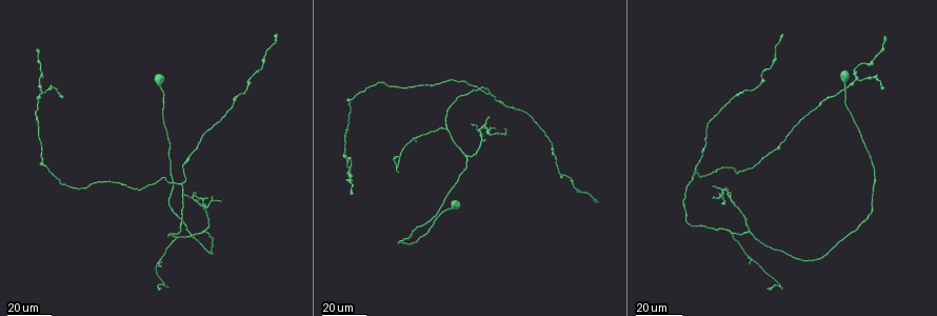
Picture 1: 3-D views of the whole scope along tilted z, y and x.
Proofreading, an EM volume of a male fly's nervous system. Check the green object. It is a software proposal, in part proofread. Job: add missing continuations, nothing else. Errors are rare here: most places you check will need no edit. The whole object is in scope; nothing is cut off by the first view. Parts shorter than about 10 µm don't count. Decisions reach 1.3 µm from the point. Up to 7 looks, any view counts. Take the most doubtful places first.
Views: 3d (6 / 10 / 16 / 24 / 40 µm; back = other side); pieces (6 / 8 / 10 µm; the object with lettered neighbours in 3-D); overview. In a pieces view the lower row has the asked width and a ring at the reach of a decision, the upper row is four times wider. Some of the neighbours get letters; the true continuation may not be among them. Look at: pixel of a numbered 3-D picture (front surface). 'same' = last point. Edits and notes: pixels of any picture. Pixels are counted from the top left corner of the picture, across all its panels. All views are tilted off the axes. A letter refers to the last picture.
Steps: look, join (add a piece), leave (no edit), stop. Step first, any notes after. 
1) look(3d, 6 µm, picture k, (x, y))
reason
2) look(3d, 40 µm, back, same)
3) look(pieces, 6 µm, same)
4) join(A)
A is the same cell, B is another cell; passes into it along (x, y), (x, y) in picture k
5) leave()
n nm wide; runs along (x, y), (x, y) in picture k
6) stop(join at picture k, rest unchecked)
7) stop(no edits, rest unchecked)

look(3d, 24 µm, picture 1, (277, 35))
end of a long branch

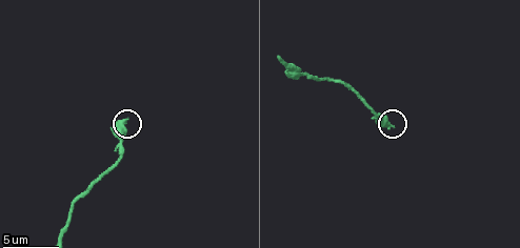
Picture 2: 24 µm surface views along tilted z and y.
look(pieces, 8 µm, picture 2, (122, 119))

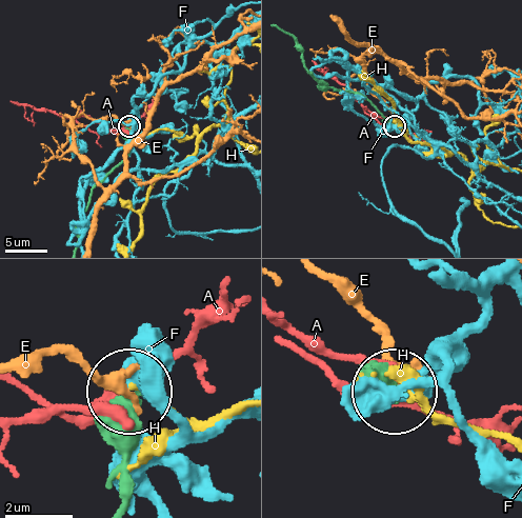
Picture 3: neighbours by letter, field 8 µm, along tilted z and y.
leave()
A, E, F and H are other cells; runs along (120, 503), (133, 393) in picture 3; none of them fits

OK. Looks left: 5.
look(3d, 24 µm, picture 1, (470, 124))
an open end

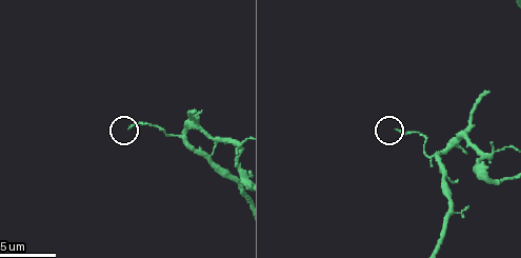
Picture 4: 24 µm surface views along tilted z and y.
look(pieces, 10 µm, picture 4, (397, 129))

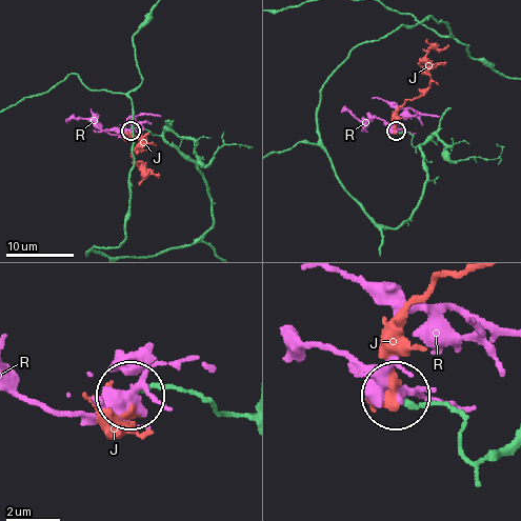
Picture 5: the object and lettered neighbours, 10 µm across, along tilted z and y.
leave()
J and R are other cells; runs along (209, 193), (201, 175), (186, 156), (160, 136), (129, 129) in picture 5; none of them fits

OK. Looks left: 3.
look(3d, 10 µm, picture 4, (193, 111))
free end

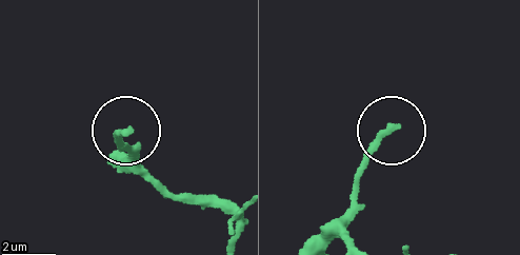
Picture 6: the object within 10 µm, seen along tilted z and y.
look(pieces, 10 µm, picture 6, (127, 128))

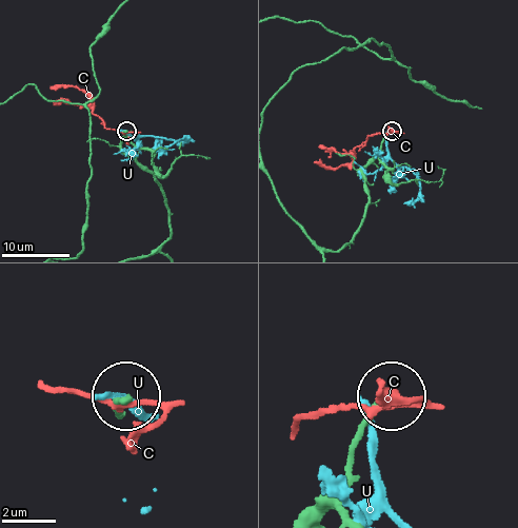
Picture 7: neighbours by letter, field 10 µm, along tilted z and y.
leave()
230 nm wide; C and U are other cells; none of them fits

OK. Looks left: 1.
stop(no edits, rest unchecked)

